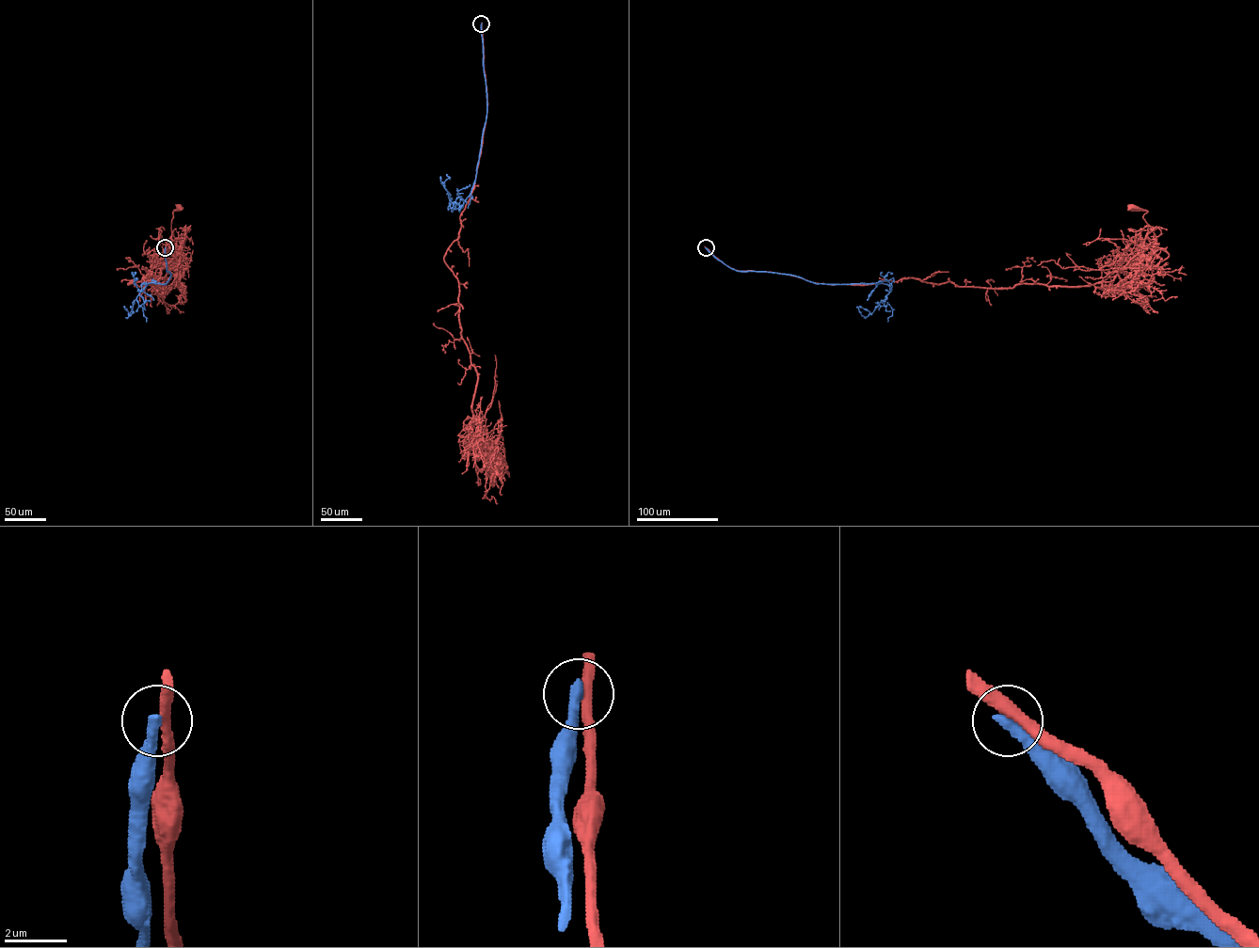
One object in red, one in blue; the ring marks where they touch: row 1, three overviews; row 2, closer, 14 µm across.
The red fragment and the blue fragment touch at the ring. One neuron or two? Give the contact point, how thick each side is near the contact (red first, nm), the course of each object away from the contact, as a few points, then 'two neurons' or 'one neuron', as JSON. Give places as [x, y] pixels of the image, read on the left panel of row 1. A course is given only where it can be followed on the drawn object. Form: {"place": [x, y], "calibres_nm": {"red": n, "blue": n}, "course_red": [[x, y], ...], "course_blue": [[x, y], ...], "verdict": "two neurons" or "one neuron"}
{"place": [165, 247], "calibres_nm": {"red": 360, "blue": 440}, "course_red": [[166, 247], [171, 274], [166, 284], [145, 277], [128, 284], [161, 287], [179, 254], [171, 224], [180, 207]], "course_blue": [[165, 247], [169, 278], [165, 284], [147, 284], [133, 302], [128, 317], [133, 311], [131, 307]], "verdict": "two neurons"}

